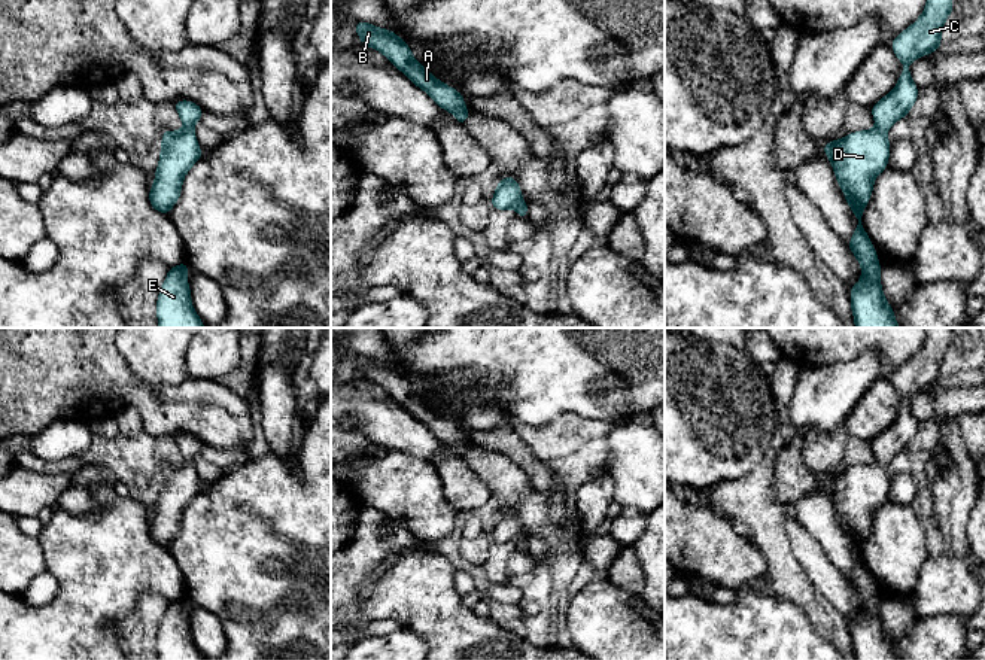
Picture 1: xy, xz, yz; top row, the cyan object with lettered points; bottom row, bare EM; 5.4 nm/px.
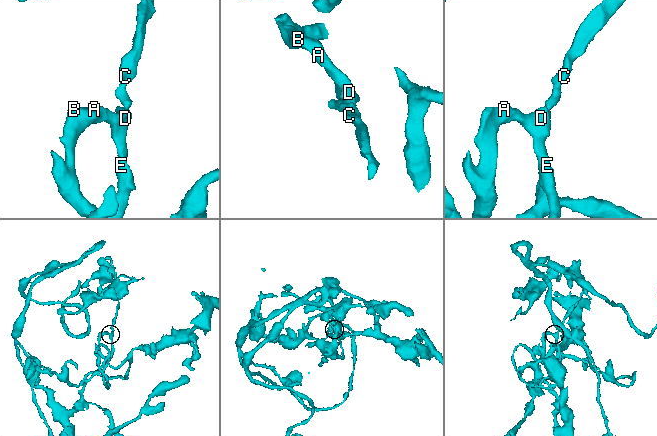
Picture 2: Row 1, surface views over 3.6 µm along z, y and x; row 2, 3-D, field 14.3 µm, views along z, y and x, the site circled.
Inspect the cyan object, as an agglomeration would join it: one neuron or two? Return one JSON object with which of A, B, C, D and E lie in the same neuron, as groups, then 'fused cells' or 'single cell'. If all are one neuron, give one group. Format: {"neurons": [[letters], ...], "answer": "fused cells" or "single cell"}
{"neurons": [["A", "B", "C", "D", "E"]], "answer": "single cell"}

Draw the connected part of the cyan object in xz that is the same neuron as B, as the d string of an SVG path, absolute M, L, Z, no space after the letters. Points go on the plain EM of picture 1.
M356 355L355 362L362 378L381 386L416 420L422 422L441 442L453 447L457 457L465 457L469 442L465 441L463 429L444 416L440 416L426 404L425 399L417 396L410 380L401 374L398 368L362 355Z

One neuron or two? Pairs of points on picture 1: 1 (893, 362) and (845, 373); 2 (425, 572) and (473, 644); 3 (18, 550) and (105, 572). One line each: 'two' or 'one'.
1: two
2: one
3: two

